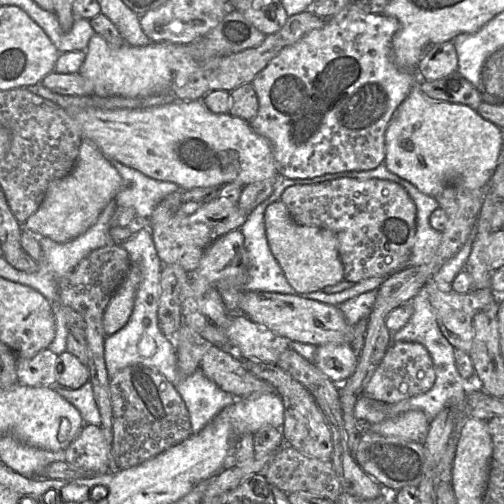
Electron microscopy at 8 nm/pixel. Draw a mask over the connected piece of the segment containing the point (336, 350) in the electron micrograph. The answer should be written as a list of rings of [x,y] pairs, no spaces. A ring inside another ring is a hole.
[[[328,343],[317,346],[312,362],[332,382],[341,384],[355,371],[358,359],[350,344]]]

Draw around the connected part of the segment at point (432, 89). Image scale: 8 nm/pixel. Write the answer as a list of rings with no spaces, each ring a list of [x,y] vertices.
[[[457,70],[435,81],[420,81],[419,86],[433,100],[468,105],[474,109],[483,102],[479,91]]]

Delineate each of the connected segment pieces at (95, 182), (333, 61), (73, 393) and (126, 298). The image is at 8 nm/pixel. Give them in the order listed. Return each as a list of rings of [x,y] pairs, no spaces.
[[[82,139],[73,170],[47,185],[39,208],[22,224],[22,231],[47,237],[58,243],[68,242],[86,232],[98,219],[107,204],[114,200],[122,178],[109,159],[89,139]]]
[[[352,2],[327,19],[322,28],[314,29],[296,43],[283,48],[252,80],[258,98],[258,111],[249,122],[251,128],[271,145],[278,176],[307,179],[337,172],[366,171],[376,168],[385,159],[385,132],[396,109],[409,95],[418,79],[414,72],[399,68],[392,56],[392,38],[400,29],[399,21],[383,14],[364,13]]]
[[[89,381],[76,390],[56,383],[52,385],[52,388],[79,411],[84,425],[101,426],[100,413]]]
[[[131,265],[124,281],[116,290],[104,311],[103,329],[106,336],[114,334],[127,324],[133,311],[140,281],[139,267]]]

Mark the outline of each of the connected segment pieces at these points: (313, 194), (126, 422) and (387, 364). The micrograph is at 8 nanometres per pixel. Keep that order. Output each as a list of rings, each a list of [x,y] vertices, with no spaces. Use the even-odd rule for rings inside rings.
[[[339,178],[311,185],[290,186],[283,191],[280,200],[296,223],[326,228],[335,234],[345,280],[354,284],[367,278],[388,277],[408,267],[416,234],[416,206],[401,185],[389,180]]]
[[[137,364],[121,369],[109,379],[109,394],[115,469],[137,466],[192,435],[183,399],[164,375],[152,368]]]
[[[393,342],[387,348],[363,394],[385,404],[398,403],[428,391],[434,384],[435,371],[427,349],[417,342]]]

